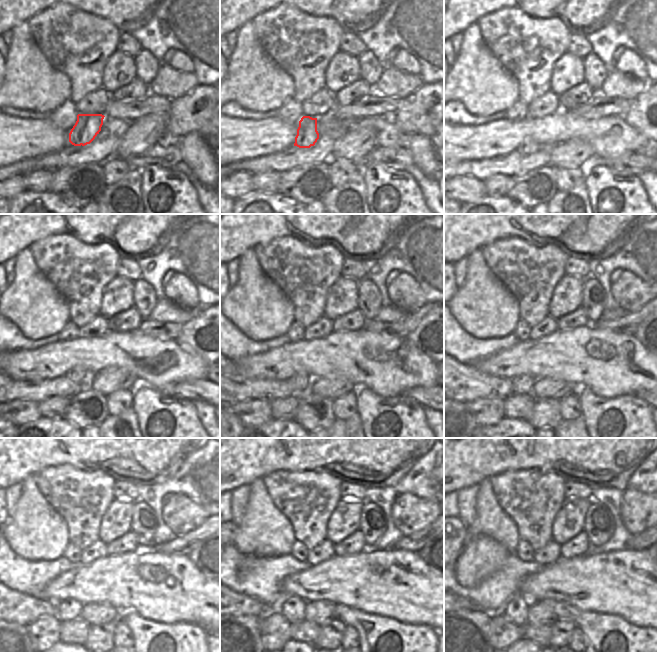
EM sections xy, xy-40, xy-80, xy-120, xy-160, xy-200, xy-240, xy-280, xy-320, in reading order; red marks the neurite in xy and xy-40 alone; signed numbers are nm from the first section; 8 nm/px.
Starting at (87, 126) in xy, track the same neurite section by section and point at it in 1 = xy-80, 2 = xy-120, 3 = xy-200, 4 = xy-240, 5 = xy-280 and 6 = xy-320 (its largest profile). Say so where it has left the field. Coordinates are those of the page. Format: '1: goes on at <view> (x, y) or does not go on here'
1: goes on at xy-80 (528, 146)
2: goes on at xy-120 (77, 375)
3: goes on at xy-200 (521, 384)
4: goes on at xy-240 (69, 609)
5: goes on at xy-280 (292, 608)
6: goes on at xy-320 (515, 610)

